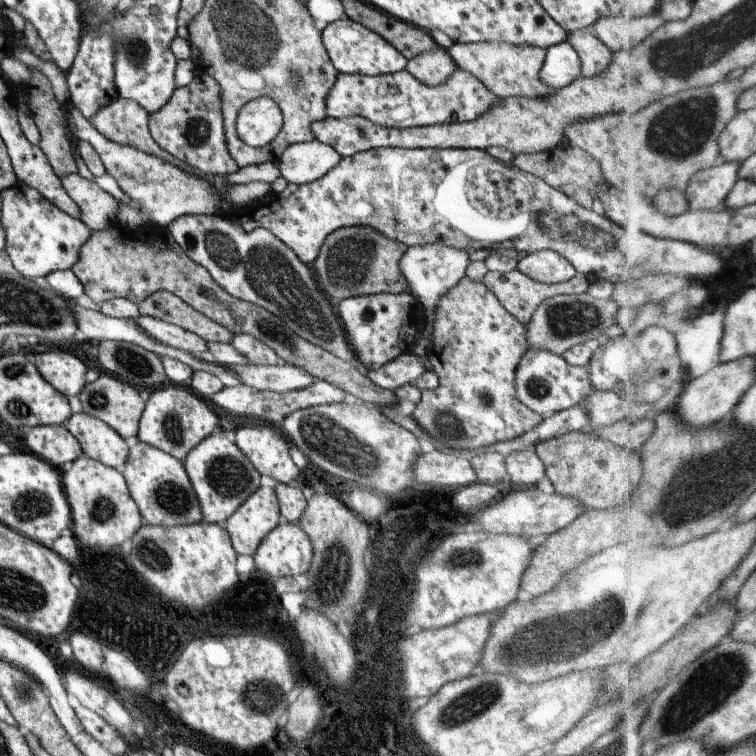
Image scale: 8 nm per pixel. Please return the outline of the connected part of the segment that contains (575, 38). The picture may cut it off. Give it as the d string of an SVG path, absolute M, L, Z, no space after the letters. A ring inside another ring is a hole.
M589 27L569 34L569 43L581 60L581 79L595 77L605 72L612 62L614 52L606 46Z

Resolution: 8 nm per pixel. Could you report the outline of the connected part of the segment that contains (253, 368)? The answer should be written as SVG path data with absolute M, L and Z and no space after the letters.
M244 363L243 365L226 364L223 367L226 371L237 375L242 384L277 393L306 388L315 380L304 369L288 364L263 367Z

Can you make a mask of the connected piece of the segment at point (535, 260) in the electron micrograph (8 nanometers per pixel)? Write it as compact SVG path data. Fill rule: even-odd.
M550 249L528 253L515 268L529 279L547 285L566 282L577 273L569 260Z

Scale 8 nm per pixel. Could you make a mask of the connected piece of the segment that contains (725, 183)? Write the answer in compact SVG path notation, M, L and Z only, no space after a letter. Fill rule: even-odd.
M722 162L696 174L686 189L692 203L689 211L712 211L726 208L730 191L733 191L737 185L741 164Z

